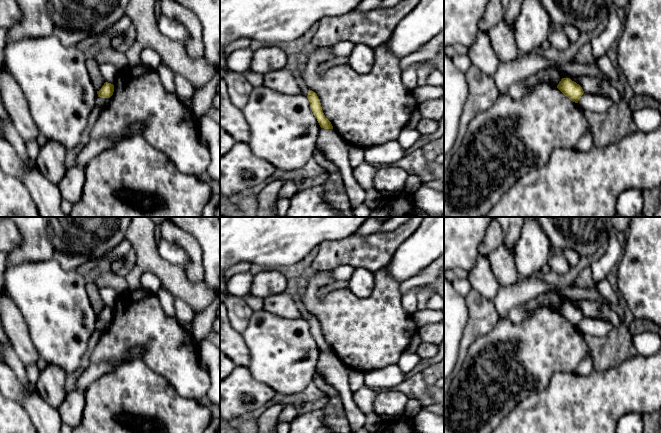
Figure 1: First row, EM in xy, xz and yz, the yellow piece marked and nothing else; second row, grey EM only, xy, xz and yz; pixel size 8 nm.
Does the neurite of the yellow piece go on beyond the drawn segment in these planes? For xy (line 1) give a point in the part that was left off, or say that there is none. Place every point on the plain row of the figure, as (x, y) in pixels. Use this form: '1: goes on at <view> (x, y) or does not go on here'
1: does not go on here

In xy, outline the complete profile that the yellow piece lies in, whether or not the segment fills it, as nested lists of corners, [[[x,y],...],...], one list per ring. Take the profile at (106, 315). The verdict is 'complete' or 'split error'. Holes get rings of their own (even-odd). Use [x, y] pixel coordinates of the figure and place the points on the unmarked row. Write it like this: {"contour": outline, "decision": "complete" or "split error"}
{"contour": [[[105,306],[102,312],[97,315],[98,321],[110,322],[114,316],[114,309],[108,306]]], "decision": "complete"}

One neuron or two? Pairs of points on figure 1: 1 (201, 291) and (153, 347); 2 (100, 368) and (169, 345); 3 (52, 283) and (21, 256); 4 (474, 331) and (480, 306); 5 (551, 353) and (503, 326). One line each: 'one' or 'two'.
1: two
2: two
3: two
4: one
5: one

